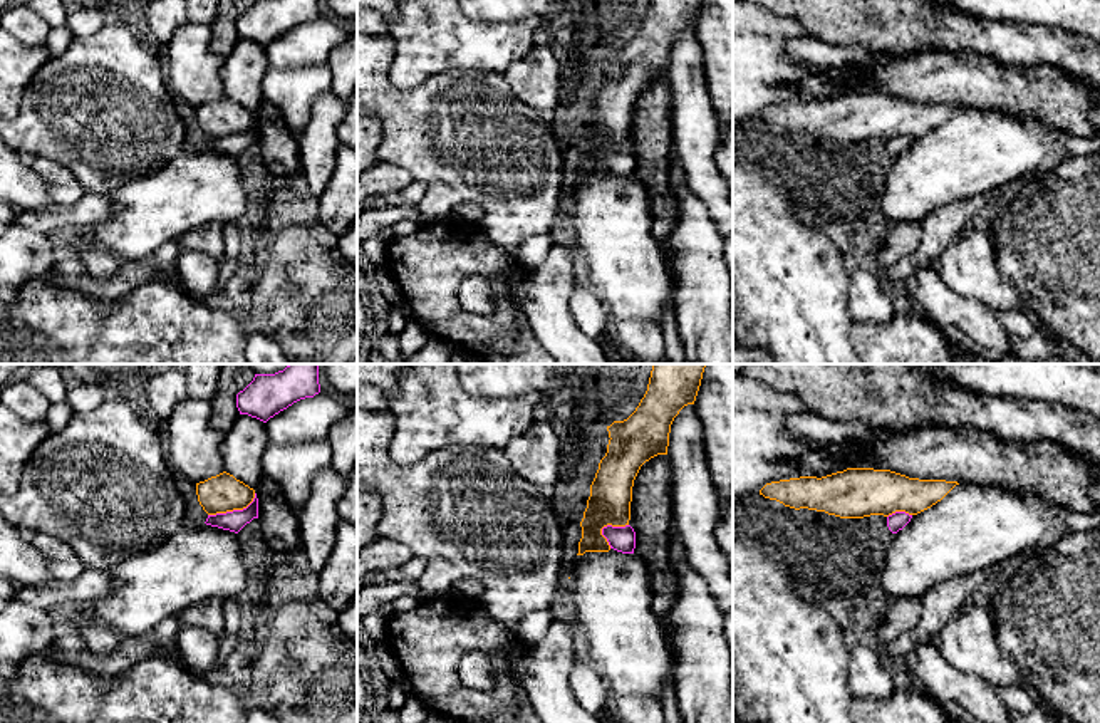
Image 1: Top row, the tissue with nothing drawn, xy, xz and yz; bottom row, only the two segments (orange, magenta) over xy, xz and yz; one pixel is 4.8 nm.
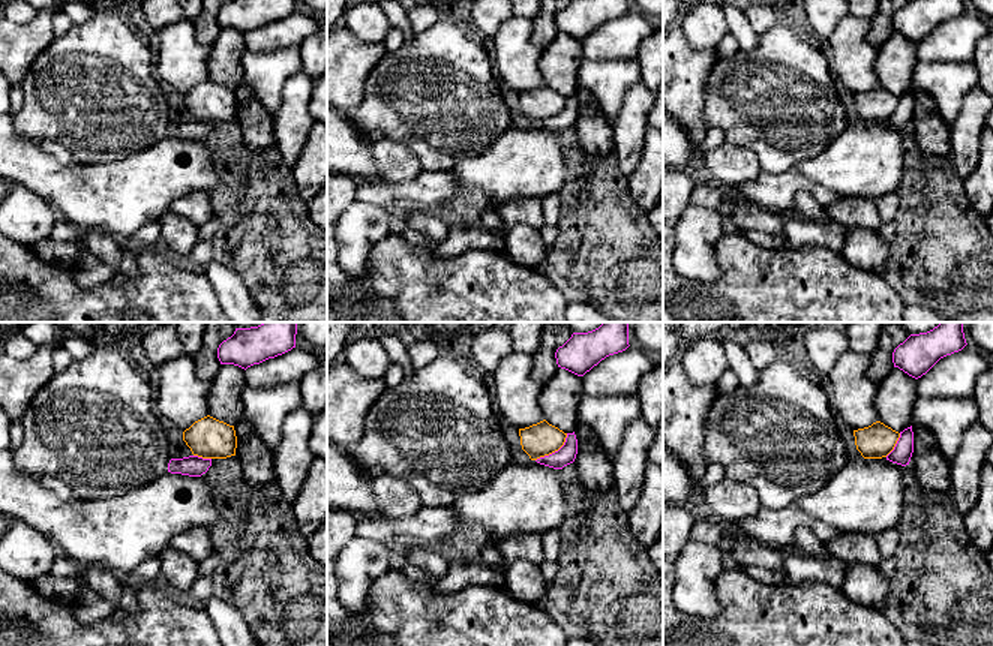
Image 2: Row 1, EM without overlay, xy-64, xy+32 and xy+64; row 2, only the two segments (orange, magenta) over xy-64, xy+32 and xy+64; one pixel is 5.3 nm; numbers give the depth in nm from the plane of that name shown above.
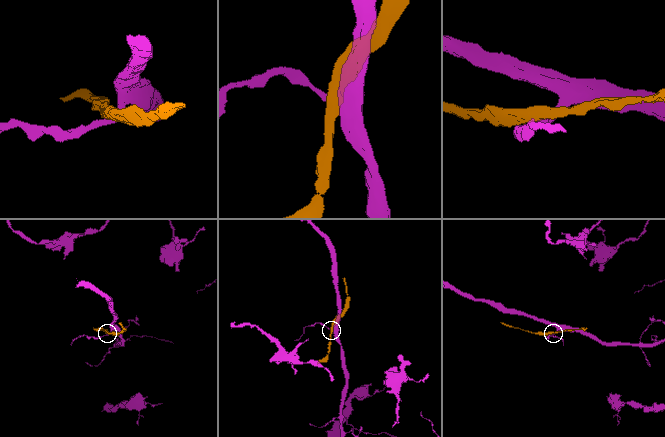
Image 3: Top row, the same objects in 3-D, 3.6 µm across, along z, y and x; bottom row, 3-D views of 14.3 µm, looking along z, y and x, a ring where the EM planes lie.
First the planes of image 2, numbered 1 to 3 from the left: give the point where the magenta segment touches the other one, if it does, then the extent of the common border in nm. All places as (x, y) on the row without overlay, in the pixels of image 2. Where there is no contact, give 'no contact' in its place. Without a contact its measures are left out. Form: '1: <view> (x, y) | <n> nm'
1: xy-64 (203, 122) | 100 nm
2: xy+32 (554, 116) | 220 nm
3: xy+64 (894, 110) | 150 nm

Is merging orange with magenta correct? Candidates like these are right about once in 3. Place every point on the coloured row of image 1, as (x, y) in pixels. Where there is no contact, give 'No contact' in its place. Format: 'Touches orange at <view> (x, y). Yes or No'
Touches orange at xy (233, 509). No

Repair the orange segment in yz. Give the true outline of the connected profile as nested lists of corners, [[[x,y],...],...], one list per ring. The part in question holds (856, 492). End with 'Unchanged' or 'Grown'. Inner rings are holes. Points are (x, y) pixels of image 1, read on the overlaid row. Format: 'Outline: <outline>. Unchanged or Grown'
Outline: [[[847,468],[822,478],[800,476],[771,481],[760,490],[760,495],[776,500],[795,510],[808,508],[840,518],[864,518],[870,515],[889,517],[895,512],[917,515],[941,502],[956,485],[959,483],[946,480],[909,478],[890,470]]]. Unchanged

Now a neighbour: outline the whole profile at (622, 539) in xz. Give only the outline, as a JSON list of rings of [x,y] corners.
[[[630,525],[602,528],[602,535],[607,538],[610,549],[622,554],[634,554],[636,549],[636,532]]]

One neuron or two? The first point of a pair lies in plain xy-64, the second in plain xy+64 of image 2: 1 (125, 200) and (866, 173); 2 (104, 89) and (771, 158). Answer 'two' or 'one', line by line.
1: one
2: one

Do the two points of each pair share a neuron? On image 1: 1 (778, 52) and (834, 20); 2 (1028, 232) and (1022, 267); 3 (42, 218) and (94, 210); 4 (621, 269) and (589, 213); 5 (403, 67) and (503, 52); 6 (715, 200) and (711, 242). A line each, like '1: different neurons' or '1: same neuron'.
1: different neurons
2: same neuron
3: same neuron
4: same neuron
5: same neuron
6: different neurons

